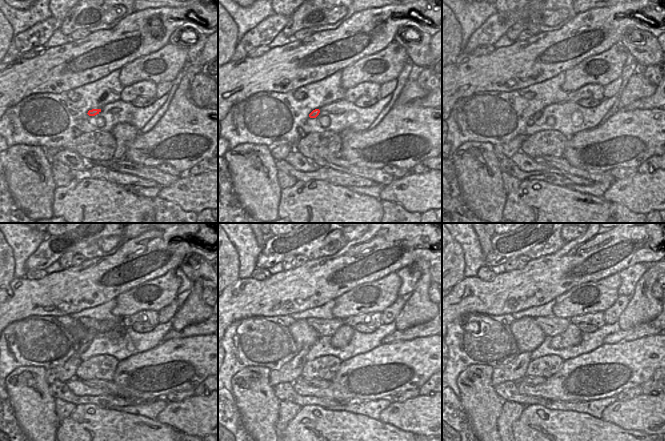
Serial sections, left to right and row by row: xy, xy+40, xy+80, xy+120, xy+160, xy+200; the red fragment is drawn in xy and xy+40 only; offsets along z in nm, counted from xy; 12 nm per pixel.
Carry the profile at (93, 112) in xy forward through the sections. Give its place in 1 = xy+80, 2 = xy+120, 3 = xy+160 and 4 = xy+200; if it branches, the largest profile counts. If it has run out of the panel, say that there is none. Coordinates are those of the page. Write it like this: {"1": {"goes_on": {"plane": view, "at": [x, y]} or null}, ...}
{"1": {"goes_on": {"plane": "xy+80", "at": [537, 115]}}, "2": {"goes_on": {"plane": "xy+120", "at": [65, 372]}}, "3": {"goes_on": {"plane": "xy+160", "at": [290, 372]}}, "4": {"goes_on": {"plane": "xy+200", "at": [514, 371]}}}

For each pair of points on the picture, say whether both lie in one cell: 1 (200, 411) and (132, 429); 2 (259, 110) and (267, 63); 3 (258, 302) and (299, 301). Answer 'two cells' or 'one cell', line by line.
1: two cells
2: two cells
3: one cell

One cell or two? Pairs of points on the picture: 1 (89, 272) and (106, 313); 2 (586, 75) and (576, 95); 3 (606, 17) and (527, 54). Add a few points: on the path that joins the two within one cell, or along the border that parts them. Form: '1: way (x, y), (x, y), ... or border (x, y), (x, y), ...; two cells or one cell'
1: border (115, 297), (80, 311); two cells
2: border (602, 85), (584, 84), (568, 93); two cells
3: way (586, 23), (547, 46); one cell

